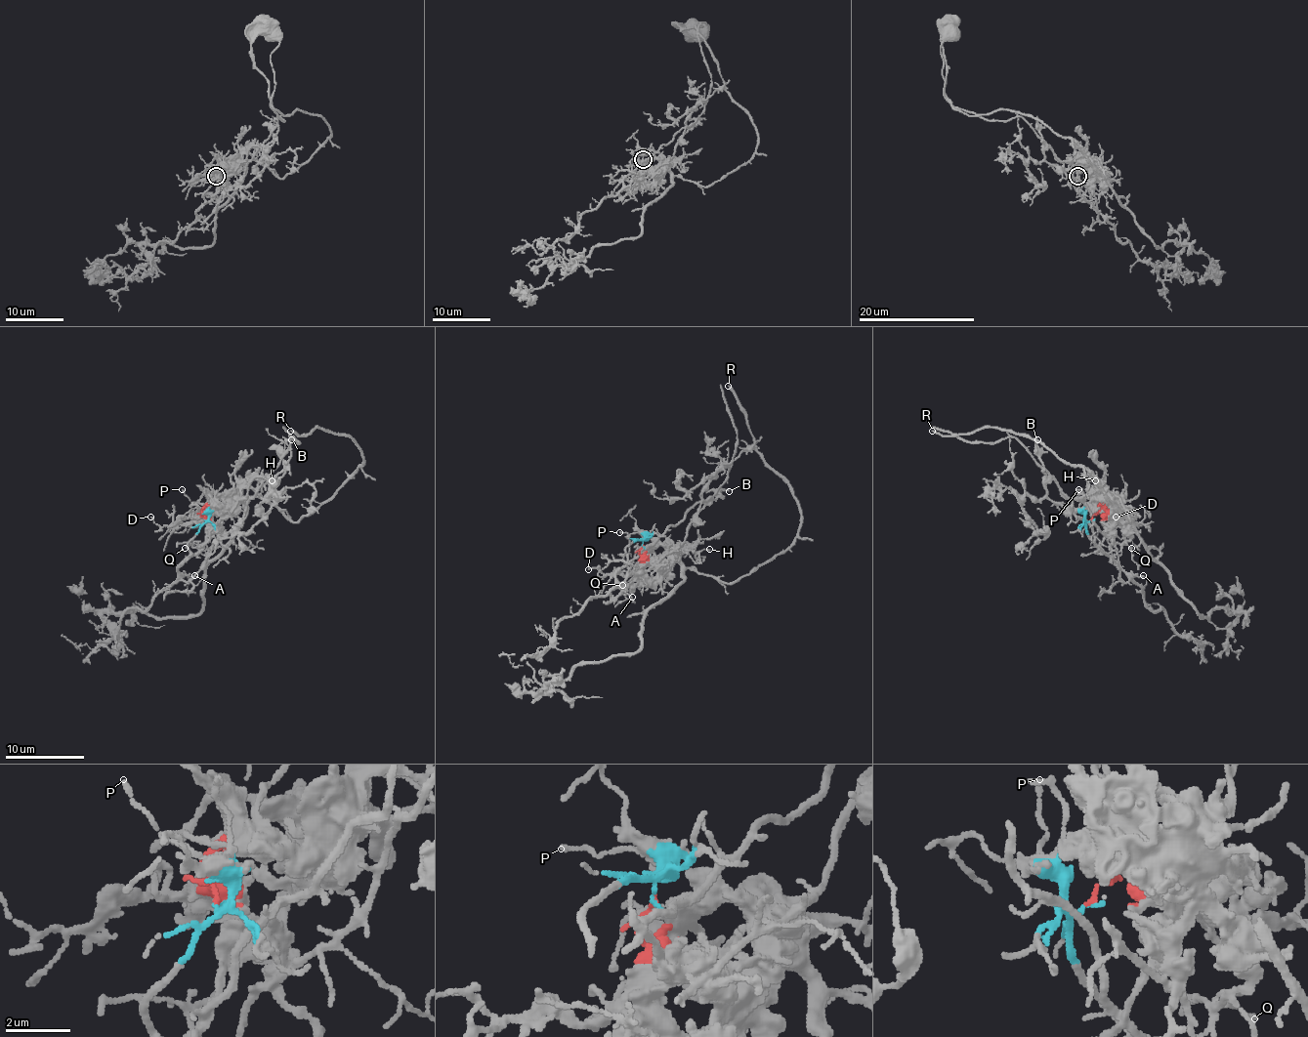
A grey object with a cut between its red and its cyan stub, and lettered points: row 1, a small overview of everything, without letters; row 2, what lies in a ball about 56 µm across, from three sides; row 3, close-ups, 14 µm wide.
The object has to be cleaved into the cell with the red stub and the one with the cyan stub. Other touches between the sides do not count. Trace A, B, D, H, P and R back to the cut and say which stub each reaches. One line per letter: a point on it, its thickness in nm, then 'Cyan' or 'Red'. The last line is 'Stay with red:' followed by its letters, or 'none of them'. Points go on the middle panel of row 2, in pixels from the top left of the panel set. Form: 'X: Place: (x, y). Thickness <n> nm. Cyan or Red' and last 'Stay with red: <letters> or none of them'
A: Place: (632, 597). Thickness 140 nm. Cyan
B: Place: (729, 491). Thickness 200 nm. Cyan
D: Place: (588, 569). Thickness 110 nm. Red
H: Place: (709, 549). Thickness 130 nm. Red
P: Place: (619, 532). Thickness 120 nm. Cyan
R: Place: (728, 386). Thickness 200 nm. Red
Stay with red: D, H, R

